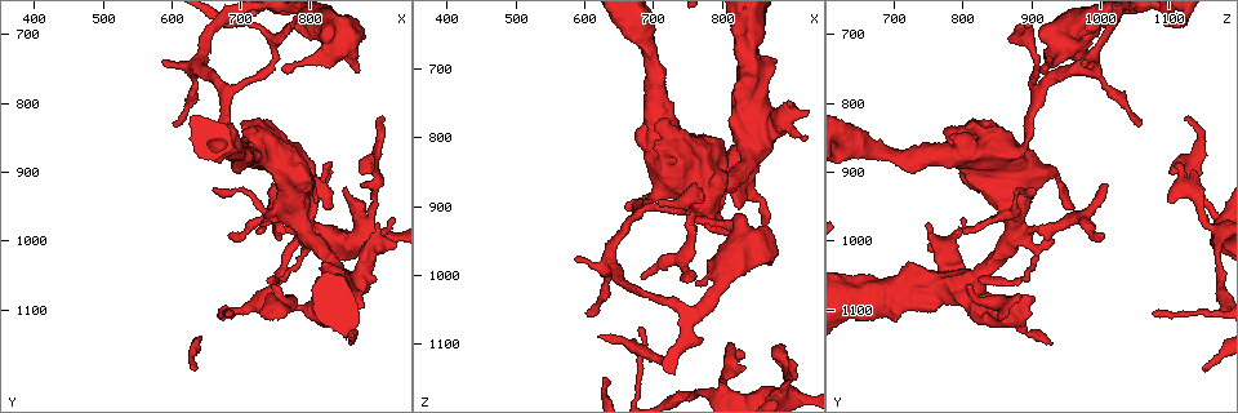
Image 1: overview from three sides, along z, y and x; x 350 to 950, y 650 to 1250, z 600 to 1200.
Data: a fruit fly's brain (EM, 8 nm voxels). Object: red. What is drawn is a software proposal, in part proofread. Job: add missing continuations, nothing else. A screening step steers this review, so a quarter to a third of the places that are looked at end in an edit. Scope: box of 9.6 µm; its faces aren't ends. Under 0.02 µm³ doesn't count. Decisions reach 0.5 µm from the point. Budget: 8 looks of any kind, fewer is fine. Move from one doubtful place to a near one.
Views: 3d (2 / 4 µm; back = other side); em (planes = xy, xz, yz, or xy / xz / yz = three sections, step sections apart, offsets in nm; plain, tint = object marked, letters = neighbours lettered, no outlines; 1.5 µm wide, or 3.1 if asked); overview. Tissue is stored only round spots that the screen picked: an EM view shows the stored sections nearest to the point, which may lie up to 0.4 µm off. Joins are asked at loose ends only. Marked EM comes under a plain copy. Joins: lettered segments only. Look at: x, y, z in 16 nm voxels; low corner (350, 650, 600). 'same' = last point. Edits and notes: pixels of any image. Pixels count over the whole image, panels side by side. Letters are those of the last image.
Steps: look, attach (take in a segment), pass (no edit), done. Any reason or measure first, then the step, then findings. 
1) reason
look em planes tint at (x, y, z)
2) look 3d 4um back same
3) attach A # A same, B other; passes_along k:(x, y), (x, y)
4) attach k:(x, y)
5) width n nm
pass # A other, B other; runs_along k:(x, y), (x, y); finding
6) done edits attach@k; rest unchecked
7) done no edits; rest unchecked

an open end
look em yz step 4 tint at (905, 825, 1125)

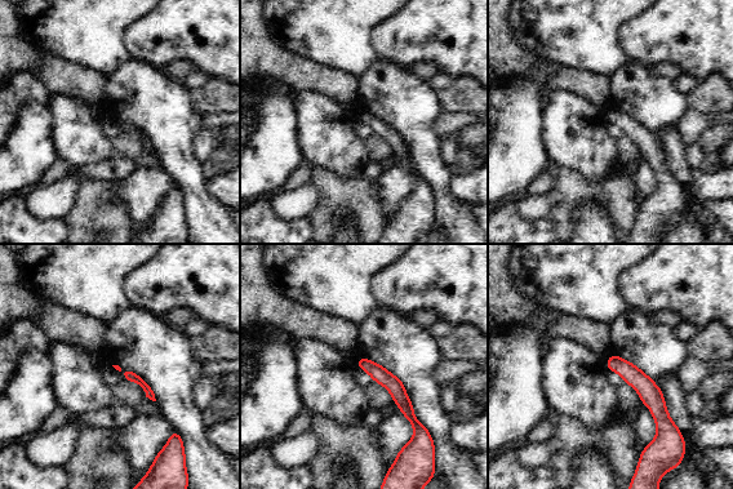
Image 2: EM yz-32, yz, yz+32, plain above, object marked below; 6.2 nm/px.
look em yz step 4 letters same

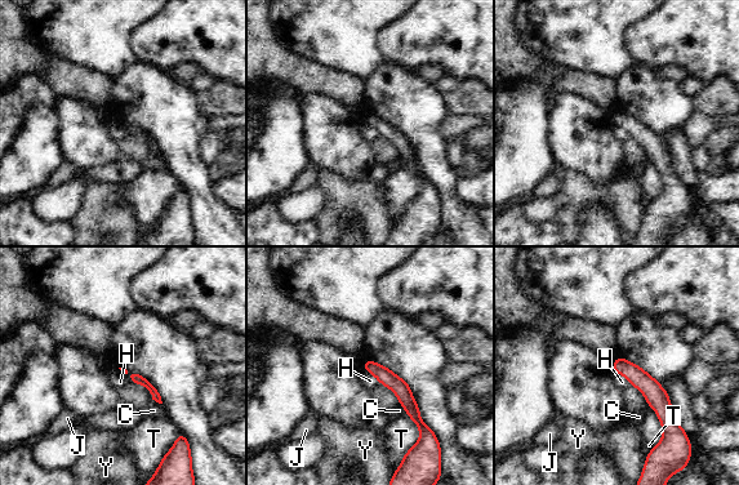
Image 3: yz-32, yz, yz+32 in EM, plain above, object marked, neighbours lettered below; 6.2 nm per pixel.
longest_contact T 320 nm
pass # C other, H other, J other, T other, Y other; border 3:(624, 377), (632, 385); no lettered segment goes on from it

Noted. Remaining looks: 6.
an open end
look em planes letters at (750, 920, 1005)

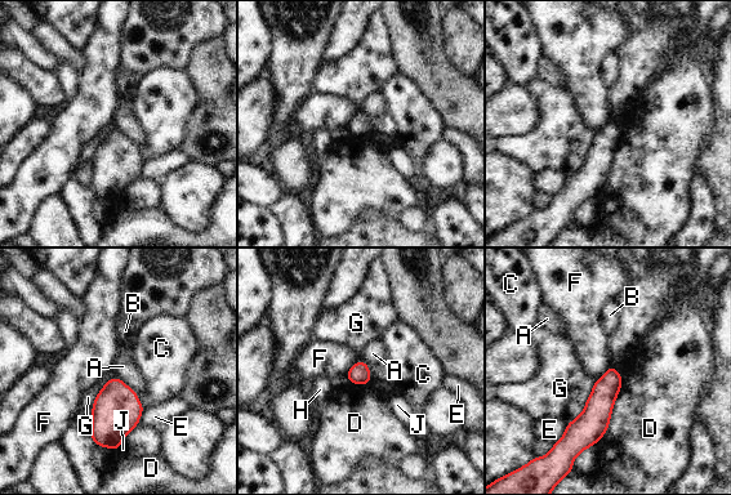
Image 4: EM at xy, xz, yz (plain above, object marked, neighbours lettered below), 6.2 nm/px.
pass # A other, B other, C other, D other, E other, F other, G other, H other, J other; no lettered segment goes on from it

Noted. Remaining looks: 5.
branch stops here
look 3d 2um back at (760, 750, 920)

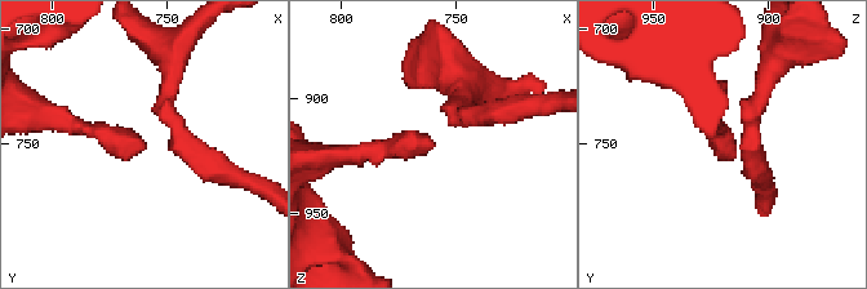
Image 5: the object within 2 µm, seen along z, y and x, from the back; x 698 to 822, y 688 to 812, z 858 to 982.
shape alone is not enough
look em xz step 4 tint at (759, 751, 921)

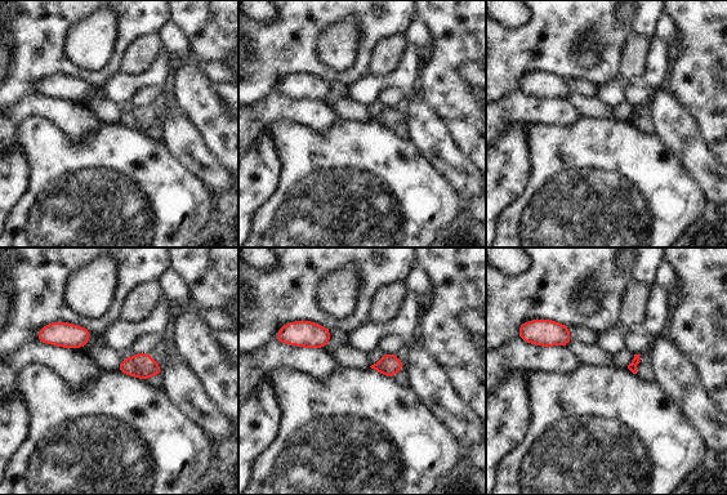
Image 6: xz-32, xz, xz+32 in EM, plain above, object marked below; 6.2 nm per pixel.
cut it another way
look em planes letters same

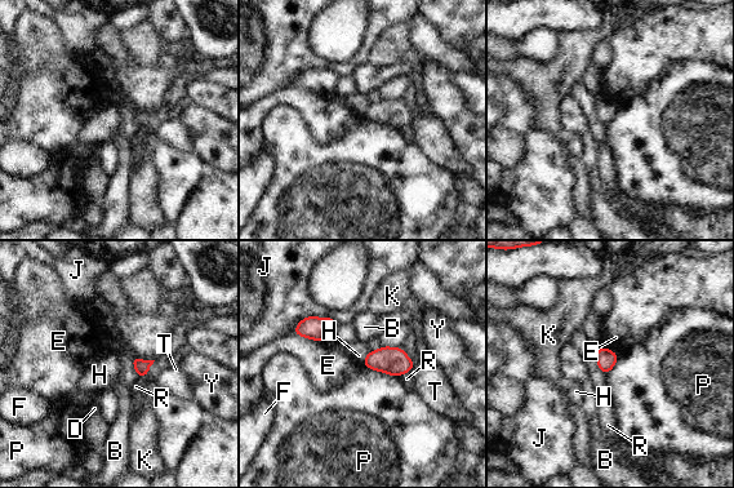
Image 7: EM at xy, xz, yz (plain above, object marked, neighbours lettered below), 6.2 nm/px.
pass # B other, D other, E other, F other, H other, J other, K other, P other, R other, T other, Y other; border 7:(369, 351), (361, 360); no lettered segment goes on from it

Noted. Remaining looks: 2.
done no edits; rest unchecked

